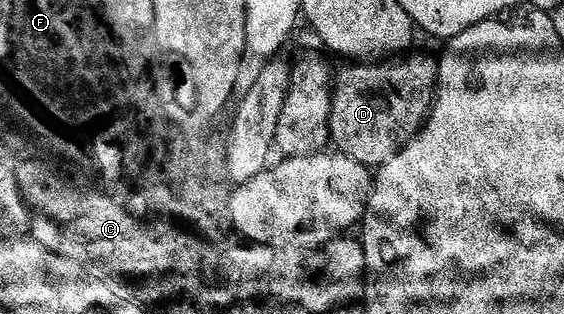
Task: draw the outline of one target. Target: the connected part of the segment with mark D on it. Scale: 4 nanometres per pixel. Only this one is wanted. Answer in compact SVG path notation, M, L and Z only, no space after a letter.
M414 54L373 65L346 65L350 67L344 68L334 83L334 96L330 99L330 139L341 154L368 169L381 167L418 134L434 104L438 59Z

